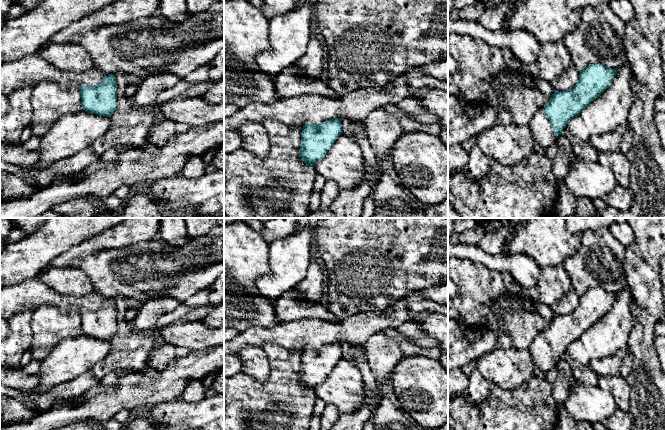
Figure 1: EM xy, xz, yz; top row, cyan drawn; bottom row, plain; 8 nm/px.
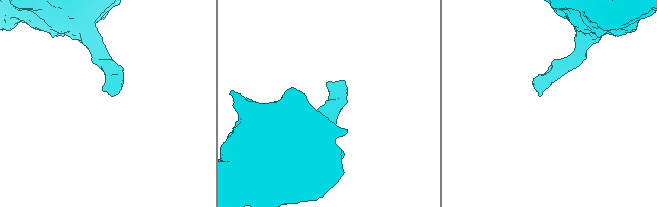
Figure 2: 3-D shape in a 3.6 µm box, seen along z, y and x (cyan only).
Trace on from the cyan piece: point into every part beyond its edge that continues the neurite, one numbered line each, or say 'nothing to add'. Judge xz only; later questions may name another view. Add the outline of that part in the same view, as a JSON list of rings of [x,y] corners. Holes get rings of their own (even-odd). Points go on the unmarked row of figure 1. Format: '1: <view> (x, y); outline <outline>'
nothing to add

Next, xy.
nothing to add

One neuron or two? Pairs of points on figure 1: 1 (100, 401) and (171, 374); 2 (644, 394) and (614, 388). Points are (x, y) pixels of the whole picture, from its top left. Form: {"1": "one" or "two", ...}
{"1": "one", "2": "two"}

